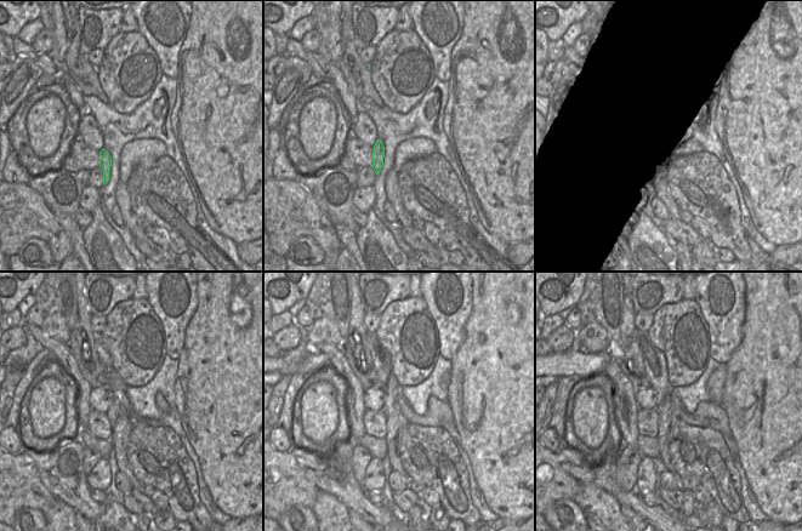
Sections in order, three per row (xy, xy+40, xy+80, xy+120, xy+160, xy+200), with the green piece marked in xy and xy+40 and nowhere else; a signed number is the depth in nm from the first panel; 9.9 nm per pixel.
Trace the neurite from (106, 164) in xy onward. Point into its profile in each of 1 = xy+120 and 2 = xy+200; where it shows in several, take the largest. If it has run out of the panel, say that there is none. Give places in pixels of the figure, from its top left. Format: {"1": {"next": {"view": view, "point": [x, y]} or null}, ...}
{"1": {"next": {"view": "xy+120", "point": [120, 404]}}, "2": {"next": {"view": "xy+200", "point": [654, 361]}}}

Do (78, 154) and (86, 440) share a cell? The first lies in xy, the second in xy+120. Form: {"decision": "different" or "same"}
{"decision": "different"}

